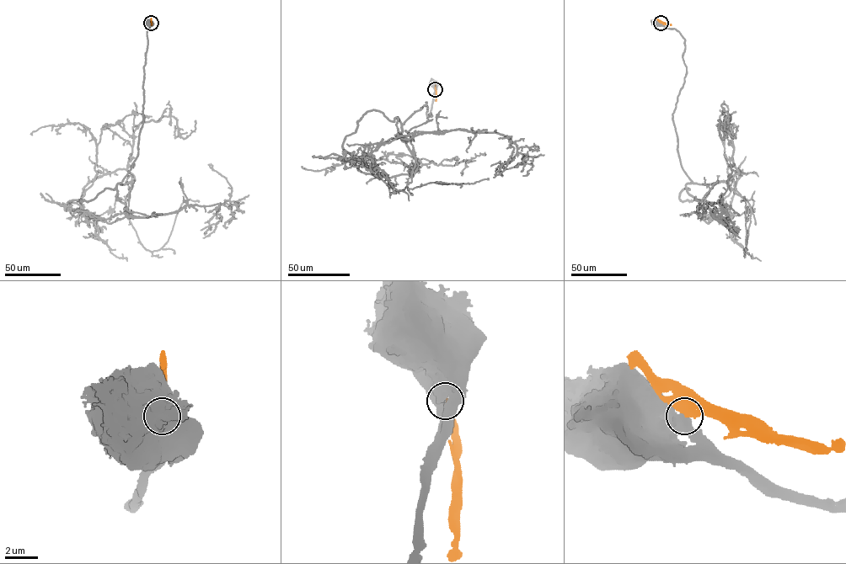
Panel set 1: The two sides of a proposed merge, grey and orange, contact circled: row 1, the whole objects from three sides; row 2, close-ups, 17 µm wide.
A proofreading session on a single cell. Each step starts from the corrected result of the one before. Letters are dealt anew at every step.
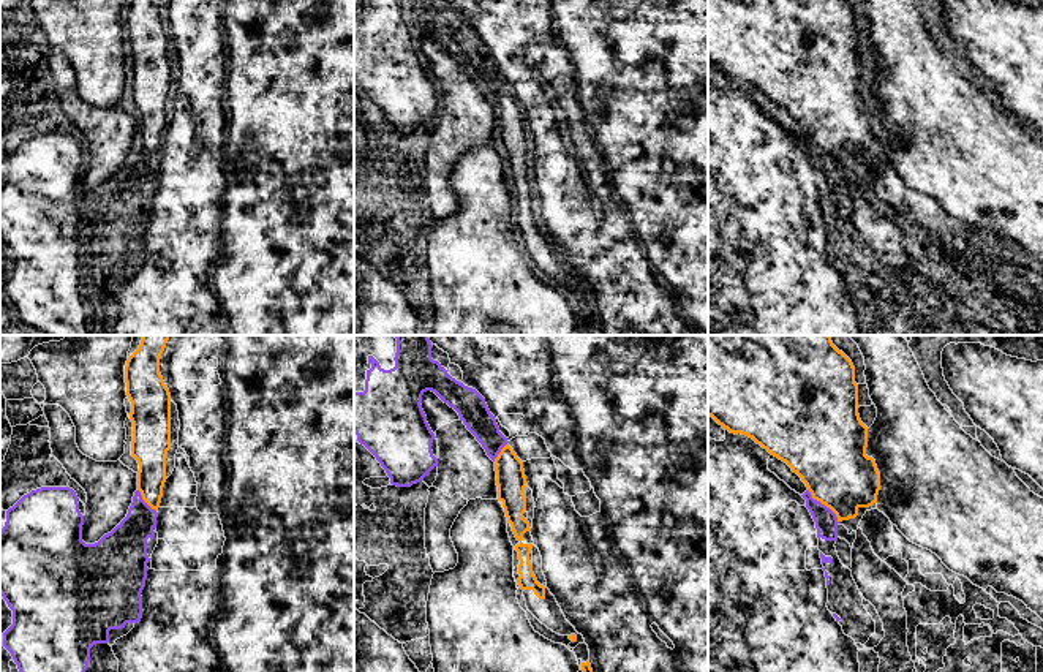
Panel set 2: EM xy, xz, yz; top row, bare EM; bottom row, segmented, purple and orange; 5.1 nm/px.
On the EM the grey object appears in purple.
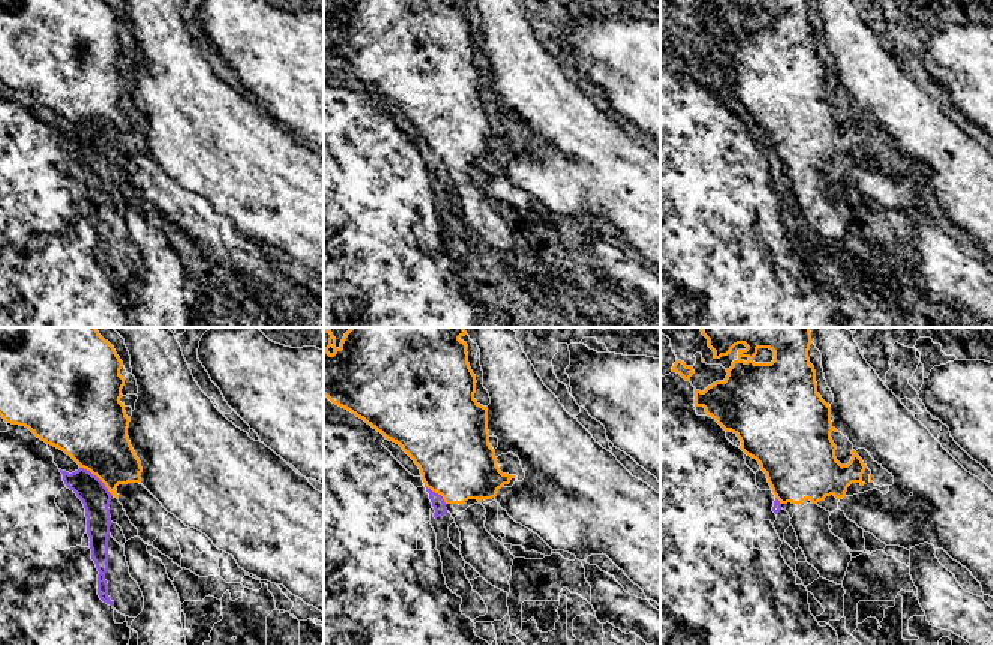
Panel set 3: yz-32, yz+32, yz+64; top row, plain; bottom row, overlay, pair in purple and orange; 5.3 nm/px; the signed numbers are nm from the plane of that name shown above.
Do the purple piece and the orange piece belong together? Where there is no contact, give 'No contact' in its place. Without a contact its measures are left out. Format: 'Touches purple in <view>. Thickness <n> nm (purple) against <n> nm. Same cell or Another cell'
Touches purple in yz. Thickness 110 nm (purple) against 360 nm. Another cell

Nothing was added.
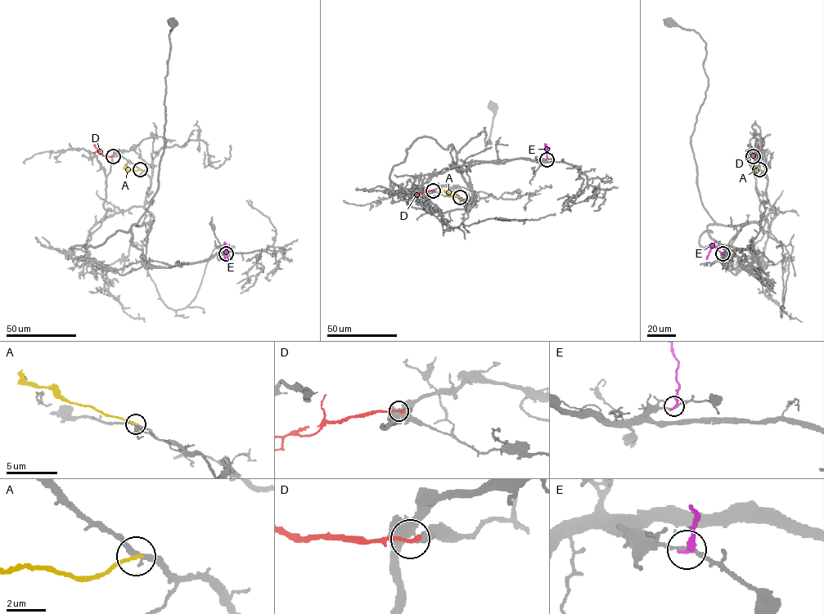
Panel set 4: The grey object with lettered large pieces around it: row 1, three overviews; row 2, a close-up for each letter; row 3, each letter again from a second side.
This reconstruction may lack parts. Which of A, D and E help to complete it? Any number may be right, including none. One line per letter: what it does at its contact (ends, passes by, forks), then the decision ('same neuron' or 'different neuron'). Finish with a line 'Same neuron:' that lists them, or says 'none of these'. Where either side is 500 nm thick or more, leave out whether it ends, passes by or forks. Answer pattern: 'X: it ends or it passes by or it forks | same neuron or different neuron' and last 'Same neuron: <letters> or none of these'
A: it ends | different neuron
D: it ends | same neuron
E: it ends | different neuron
Same neuron: D

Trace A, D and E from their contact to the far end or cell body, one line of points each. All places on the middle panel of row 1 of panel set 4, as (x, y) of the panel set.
A: (460, 197), (444, 190)
D: (433, 190), (415, 195)
E: (546, 159), (547, 148), (544, 143)

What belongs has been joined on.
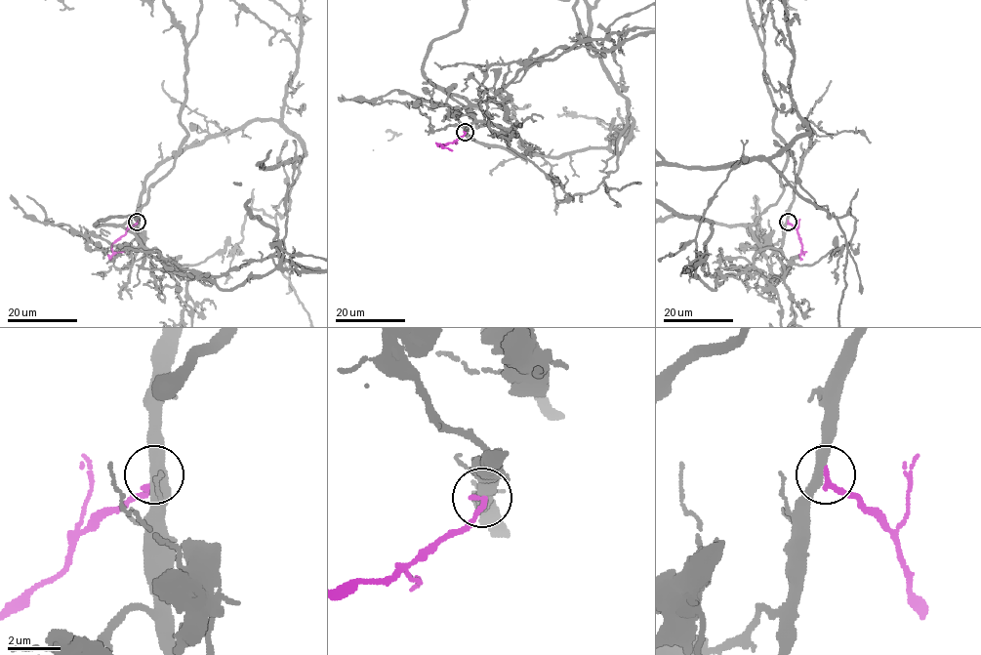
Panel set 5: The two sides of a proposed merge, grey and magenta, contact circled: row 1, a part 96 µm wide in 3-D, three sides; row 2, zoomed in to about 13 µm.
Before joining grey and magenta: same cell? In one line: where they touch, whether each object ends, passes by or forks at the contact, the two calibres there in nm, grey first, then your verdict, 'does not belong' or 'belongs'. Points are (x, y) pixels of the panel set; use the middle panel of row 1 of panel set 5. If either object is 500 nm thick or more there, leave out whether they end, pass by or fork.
(465, 132) | grey passes by | magenta ends | 440/240 nm | belongs

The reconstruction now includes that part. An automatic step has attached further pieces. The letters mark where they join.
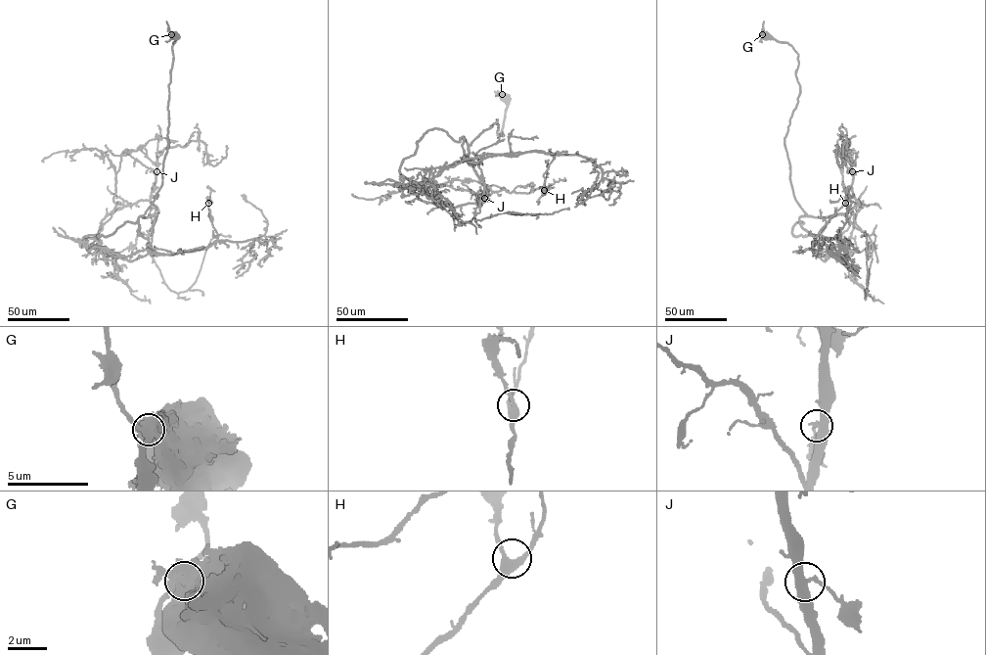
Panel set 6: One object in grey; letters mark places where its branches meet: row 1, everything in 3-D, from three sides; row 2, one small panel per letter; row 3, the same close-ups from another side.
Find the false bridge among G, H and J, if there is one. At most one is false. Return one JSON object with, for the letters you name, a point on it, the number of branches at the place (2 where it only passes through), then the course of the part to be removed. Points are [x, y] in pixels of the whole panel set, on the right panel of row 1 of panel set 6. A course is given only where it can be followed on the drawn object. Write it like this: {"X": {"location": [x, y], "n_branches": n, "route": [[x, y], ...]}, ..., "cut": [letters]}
{"G": {"location": [762, 34], "n_branches": 3, "route": [[762, 34], [764, 21]]}, "cut": ["G"]}

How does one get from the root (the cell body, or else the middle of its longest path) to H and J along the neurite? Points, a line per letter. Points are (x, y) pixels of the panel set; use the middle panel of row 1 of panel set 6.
H: (504, 98), (503, 136), (497, 119), (470, 145), (463, 137), (468, 163), (549, 153), (544, 190)
J: (504, 98), (503, 136), (497, 119), (469, 147), (486, 191), (478, 205), (483, 198)

